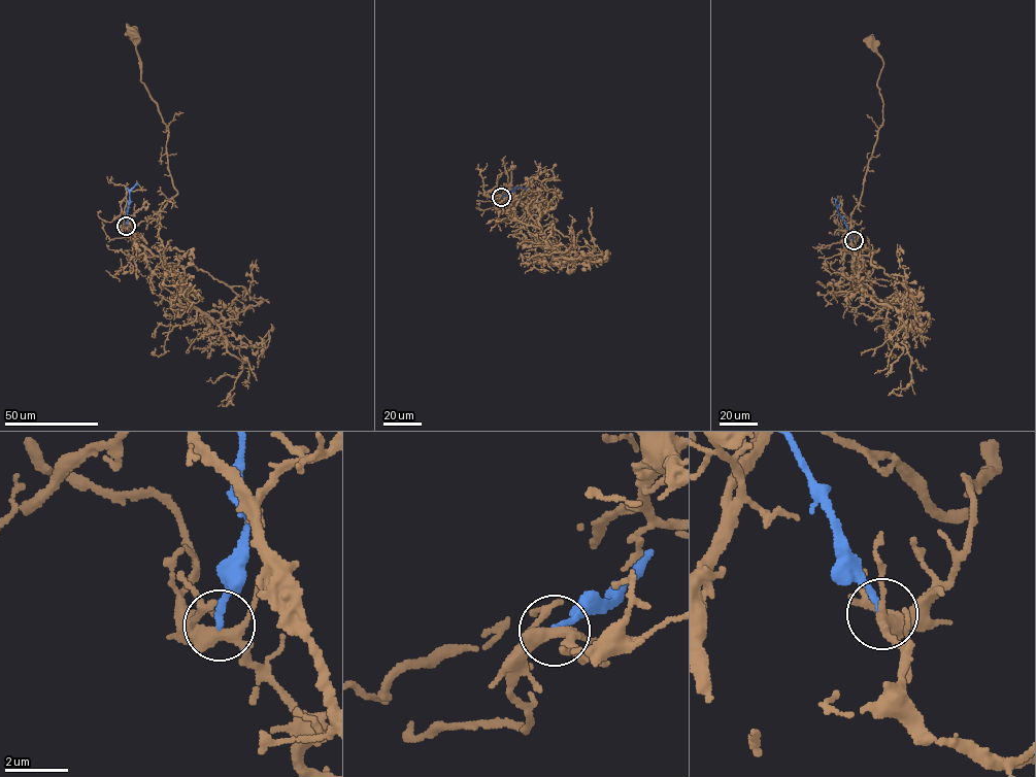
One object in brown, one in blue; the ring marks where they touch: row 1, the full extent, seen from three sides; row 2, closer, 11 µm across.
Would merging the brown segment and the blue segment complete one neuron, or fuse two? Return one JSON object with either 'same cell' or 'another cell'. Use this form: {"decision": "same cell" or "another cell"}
{"decision": "another cell"}

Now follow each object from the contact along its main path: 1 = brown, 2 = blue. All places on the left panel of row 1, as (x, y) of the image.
1: (126, 227), (137, 244), (162, 256), (159, 214), (177, 193), (167, 167), (168, 127), (140, 80), (132, 32)
2: (126, 227), (129, 192), (138, 182)

